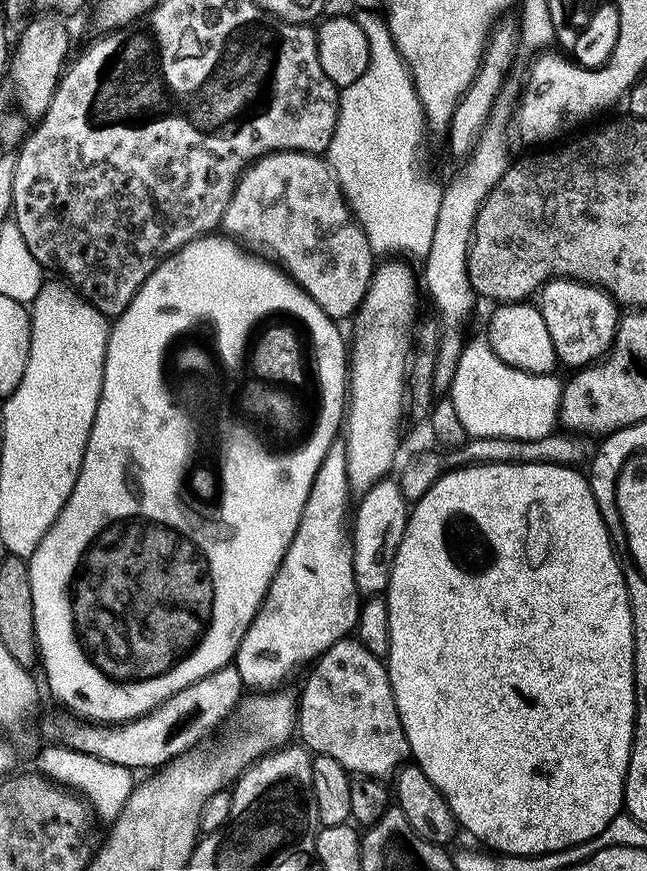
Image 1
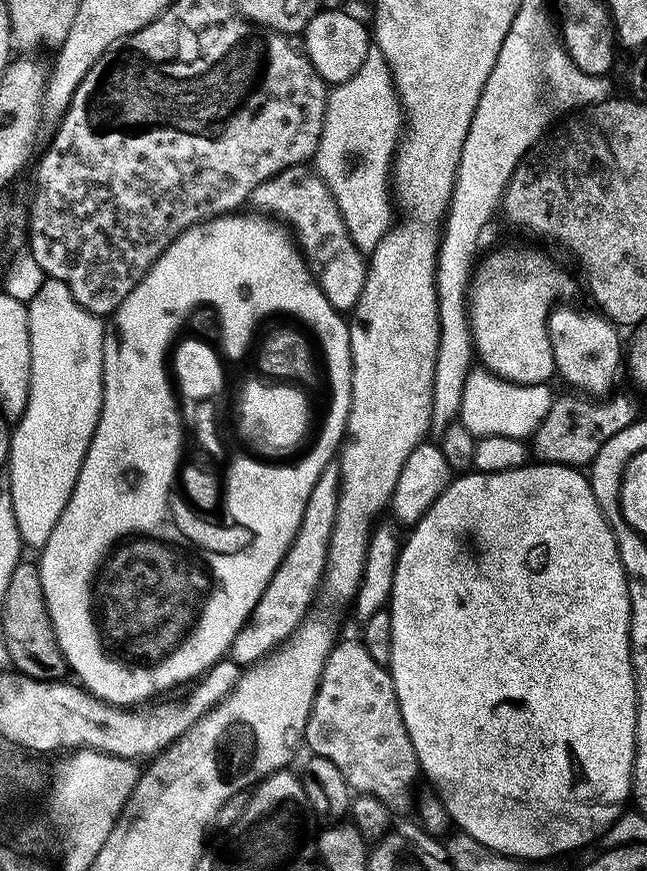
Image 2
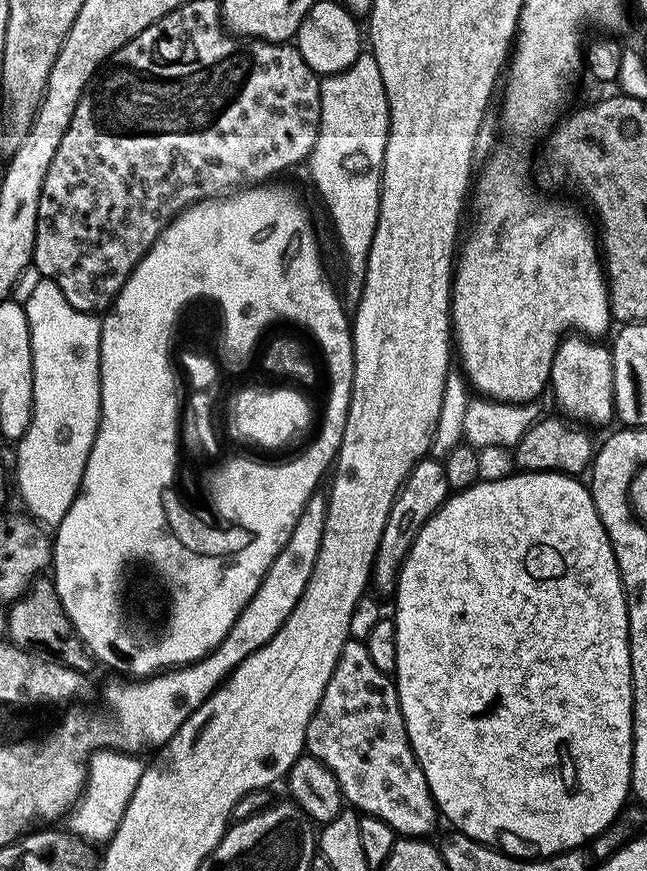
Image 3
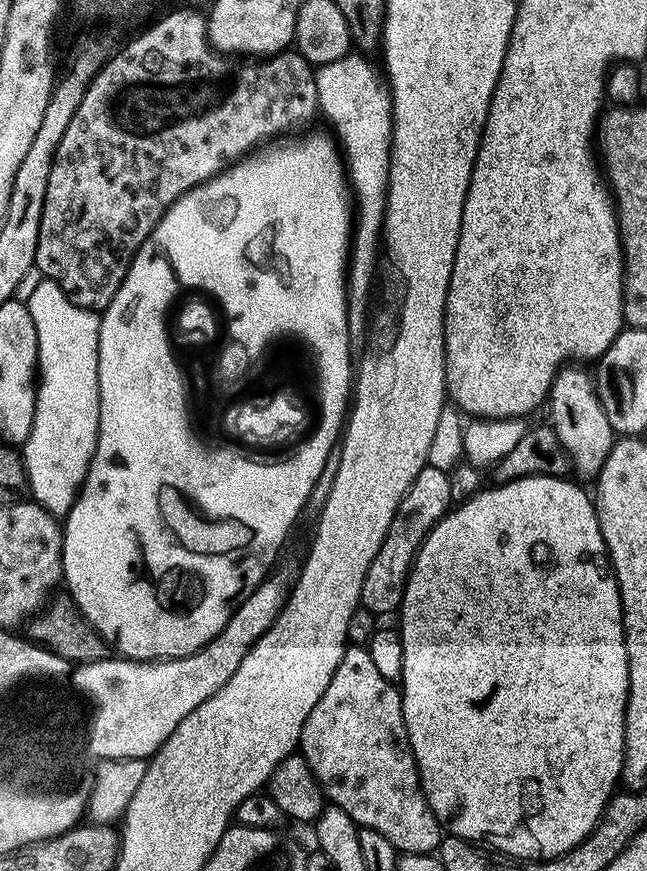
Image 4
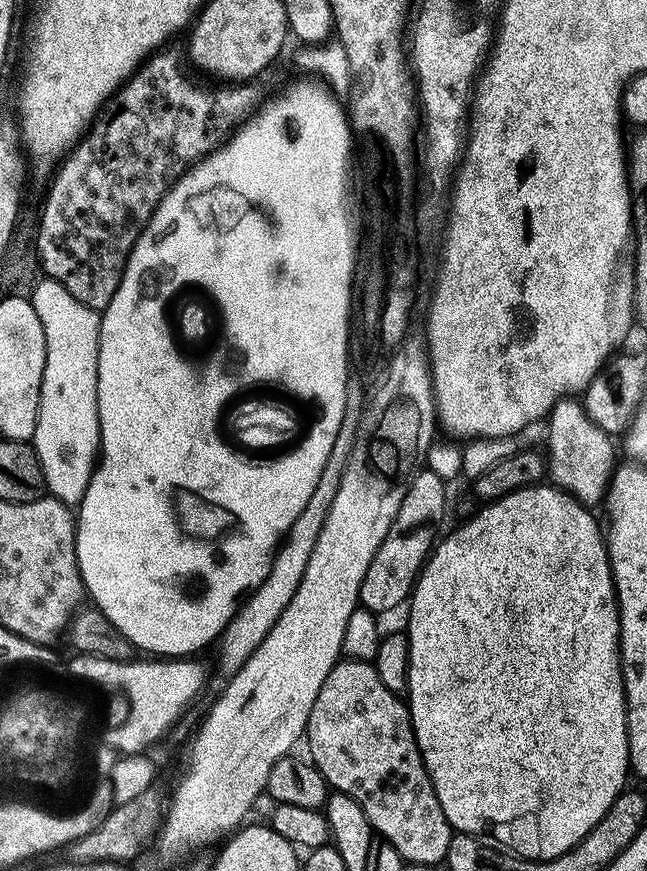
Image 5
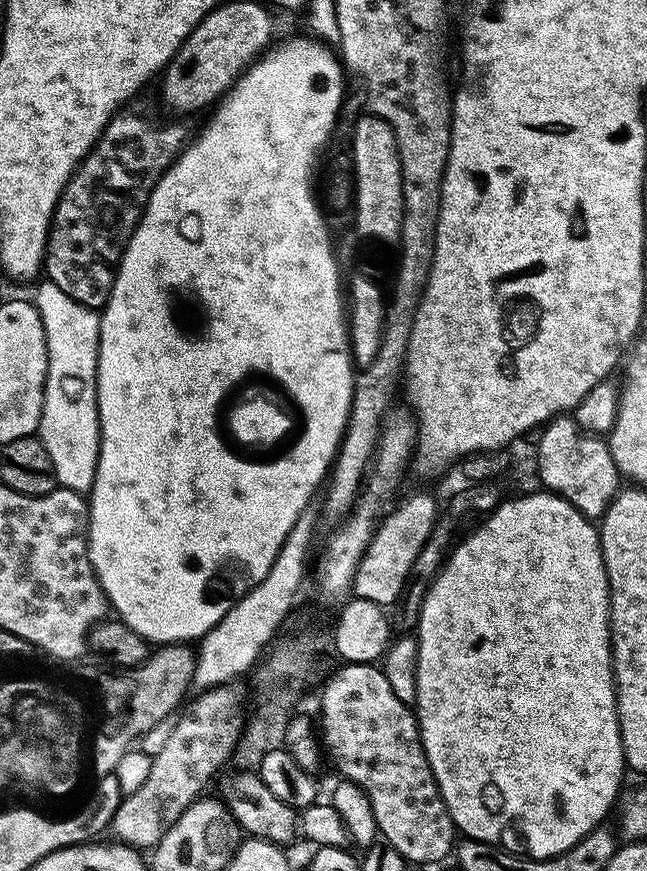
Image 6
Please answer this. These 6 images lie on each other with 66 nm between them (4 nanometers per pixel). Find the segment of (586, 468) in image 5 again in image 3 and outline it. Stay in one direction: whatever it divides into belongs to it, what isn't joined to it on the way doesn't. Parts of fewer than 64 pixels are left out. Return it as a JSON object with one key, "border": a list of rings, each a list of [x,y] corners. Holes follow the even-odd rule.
{"border":[[[568,334],[561,339],[560,345],[550,366],[550,392],[556,395],[560,403],[559,411],[565,417],[576,422],[590,424],[613,423],[615,406],[614,366],[612,365],[612,350],[607,343],[583,334]]]}

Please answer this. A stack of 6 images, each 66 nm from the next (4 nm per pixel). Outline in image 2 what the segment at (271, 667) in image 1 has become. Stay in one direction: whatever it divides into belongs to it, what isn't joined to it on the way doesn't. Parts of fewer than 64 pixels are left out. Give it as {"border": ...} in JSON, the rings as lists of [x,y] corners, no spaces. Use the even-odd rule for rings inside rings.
{"border":[[[333,462],[318,474],[310,498],[306,498],[306,510],[302,510],[302,522],[296,531],[296,537],[286,550],[278,570],[270,578],[262,598],[248,615],[248,621],[238,630],[230,649],[230,658],[241,666],[251,666],[269,656],[285,638],[303,622],[317,599],[320,582],[324,579],[324,567],[328,557],[330,534],[334,530],[334,514],[338,514],[340,497],[340,466]]]}

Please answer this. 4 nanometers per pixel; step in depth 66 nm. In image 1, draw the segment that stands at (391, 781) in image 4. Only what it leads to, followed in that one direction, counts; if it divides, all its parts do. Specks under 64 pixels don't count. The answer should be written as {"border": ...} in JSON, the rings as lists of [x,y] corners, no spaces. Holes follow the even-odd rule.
{"border":[[[345,638],[334,642],[334,646],[330,646],[321,656],[316,657],[310,671],[312,673],[309,674],[300,696],[298,695],[296,727],[298,740],[300,736],[299,743],[315,755],[334,758],[334,762],[338,762],[349,774],[355,774],[357,777],[383,782],[395,777],[409,759],[410,753],[385,661],[370,654],[370,650],[366,650],[366,646],[362,646],[359,640]]]}

